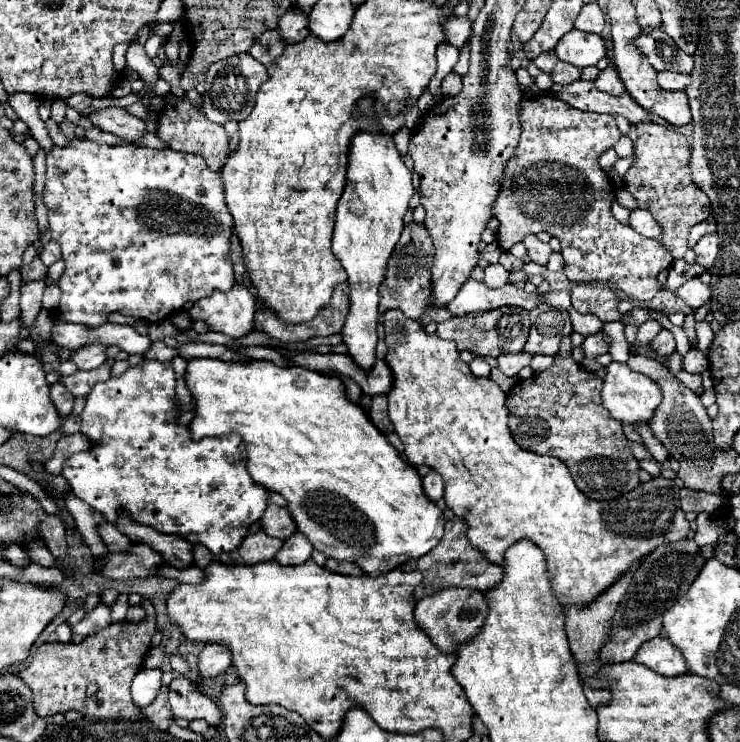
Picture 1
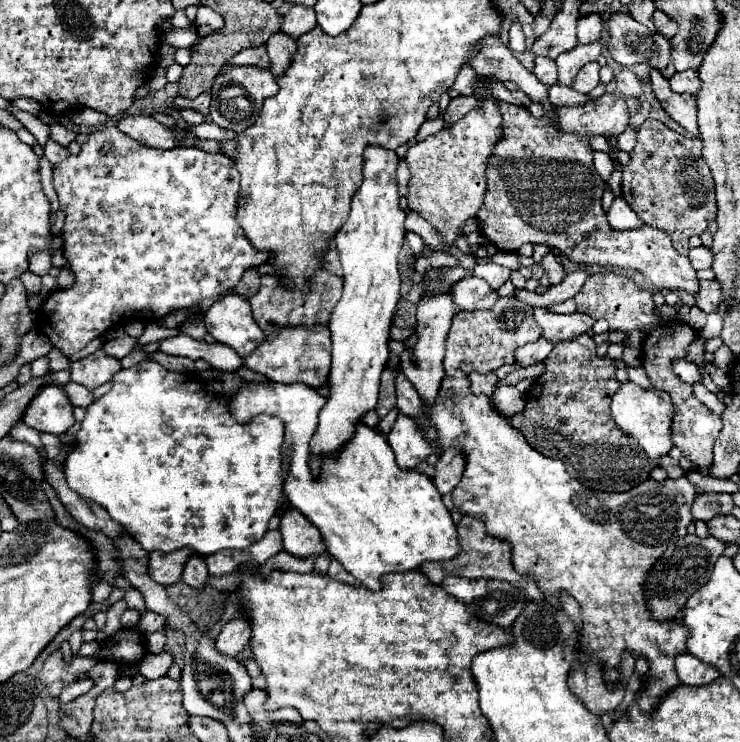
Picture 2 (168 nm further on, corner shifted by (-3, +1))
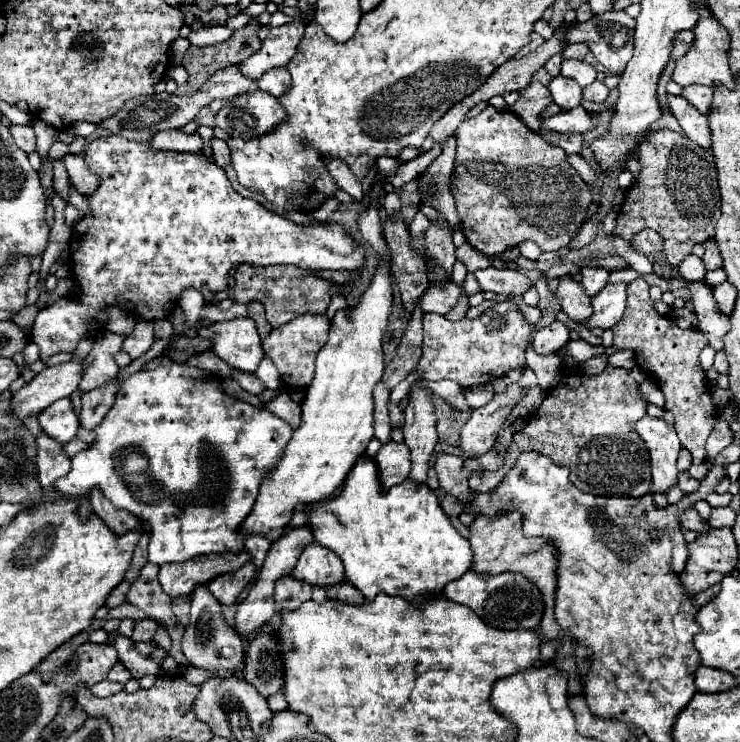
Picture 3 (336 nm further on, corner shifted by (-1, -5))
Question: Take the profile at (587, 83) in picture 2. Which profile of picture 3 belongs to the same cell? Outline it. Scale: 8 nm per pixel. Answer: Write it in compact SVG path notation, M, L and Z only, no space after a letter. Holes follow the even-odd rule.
M594 80L590 86L586 86L584 90L582 90L582 96L584 96L584 100L592 100L592 102L604 102L606 98L608 98L608 88L604 86L604 82L600 82L600 80Z

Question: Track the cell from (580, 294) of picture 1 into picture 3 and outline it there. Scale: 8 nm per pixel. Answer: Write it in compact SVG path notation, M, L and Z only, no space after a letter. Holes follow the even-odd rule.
M636 278L626 288L626 310L622 320L612 326L614 344L636 352L636 364L652 378L666 396L666 408L674 414L674 428L680 444L692 454L692 464L702 464L706 458L706 438L712 432L718 408L710 400L710 390L704 382L704 370L698 362L700 350L708 344L698 328L680 328L674 320L660 316L650 300L650 286Z

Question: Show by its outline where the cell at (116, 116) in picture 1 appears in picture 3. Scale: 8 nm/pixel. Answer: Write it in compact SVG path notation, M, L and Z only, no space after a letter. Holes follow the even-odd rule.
M162 130L152 136L150 146L158 150L172 150L172 152L200 152L204 140L194 134L184 134L180 130Z

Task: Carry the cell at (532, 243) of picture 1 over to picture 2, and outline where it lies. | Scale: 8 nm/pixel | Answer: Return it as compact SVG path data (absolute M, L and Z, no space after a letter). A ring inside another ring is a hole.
M548 252L548 254L544 256L544 260L542 260L542 268L544 268L544 272L548 274L550 284L560 284L560 282L564 280L564 276L566 276L562 264L556 260L556 256L554 256L552 252Z

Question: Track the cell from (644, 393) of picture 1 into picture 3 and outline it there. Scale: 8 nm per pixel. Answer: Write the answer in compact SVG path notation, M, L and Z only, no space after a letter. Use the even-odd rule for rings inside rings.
M646 414L636 422L634 430L644 440L650 452L652 484L654 484L652 490L666 492L670 486L676 484L678 478L676 458L682 448L674 426L668 424L664 418L652 418Z

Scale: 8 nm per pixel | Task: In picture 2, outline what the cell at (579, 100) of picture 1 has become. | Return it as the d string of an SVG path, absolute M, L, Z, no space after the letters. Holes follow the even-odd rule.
M554 84L548 88L548 96L550 96L550 102L554 106L578 106L578 104L586 104L590 102L586 94L580 94L576 92L574 88L568 88L568 86L560 86L560 84Z

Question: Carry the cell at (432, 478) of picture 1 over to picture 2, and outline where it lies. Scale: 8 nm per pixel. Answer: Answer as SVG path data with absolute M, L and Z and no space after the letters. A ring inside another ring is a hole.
M448 448L436 464L434 484L436 484L438 492L440 494L452 492L454 486L460 482L462 472L464 472L464 456L460 456L460 452L456 452L456 448Z

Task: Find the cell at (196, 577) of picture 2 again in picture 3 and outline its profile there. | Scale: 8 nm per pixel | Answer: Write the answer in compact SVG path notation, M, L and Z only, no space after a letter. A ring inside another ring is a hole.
M206 584L196 586L192 592L192 612L190 612L190 624L184 630L182 638L182 650L184 656L192 666L204 668L208 672L218 670L240 670L244 660L244 644L238 634L232 632L232 628L226 624L222 616L222 608L214 594L208 590Z

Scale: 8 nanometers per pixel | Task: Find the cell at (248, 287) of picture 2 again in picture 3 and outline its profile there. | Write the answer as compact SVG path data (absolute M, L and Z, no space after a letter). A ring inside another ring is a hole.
M252 300L252 302L248 302L248 316L256 322L256 328L258 328L258 334L264 338L264 334L266 332L270 332L272 328L270 328L270 324L268 324L268 320L266 320L266 314L264 314L264 306L262 306L262 302L258 302L258 300Z

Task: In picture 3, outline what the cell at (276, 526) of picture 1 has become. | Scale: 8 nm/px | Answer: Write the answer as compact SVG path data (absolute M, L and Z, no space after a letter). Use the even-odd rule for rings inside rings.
M310 542L306 550L302 550L292 574L294 578L302 578L310 584L330 586L344 580L344 566L336 552L318 542Z

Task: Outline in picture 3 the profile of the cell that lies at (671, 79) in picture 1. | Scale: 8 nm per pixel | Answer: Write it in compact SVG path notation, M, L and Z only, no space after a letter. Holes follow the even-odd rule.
M700 84L686 86L682 88L682 98L686 98L692 106L696 106L704 114L712 102L712 86L700 86Z

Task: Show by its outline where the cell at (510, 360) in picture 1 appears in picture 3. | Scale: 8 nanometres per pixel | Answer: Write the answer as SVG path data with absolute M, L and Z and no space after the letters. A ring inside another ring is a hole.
M552 322L550 326L536 332L532 346L536 354L546 356L546 354L552 354L554 350L560 350L568 340L570 340L568 326L562 322Z

